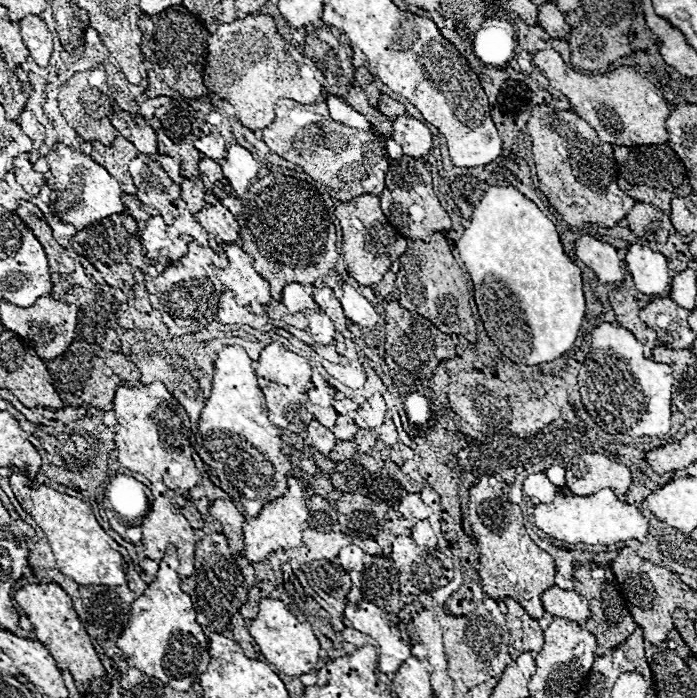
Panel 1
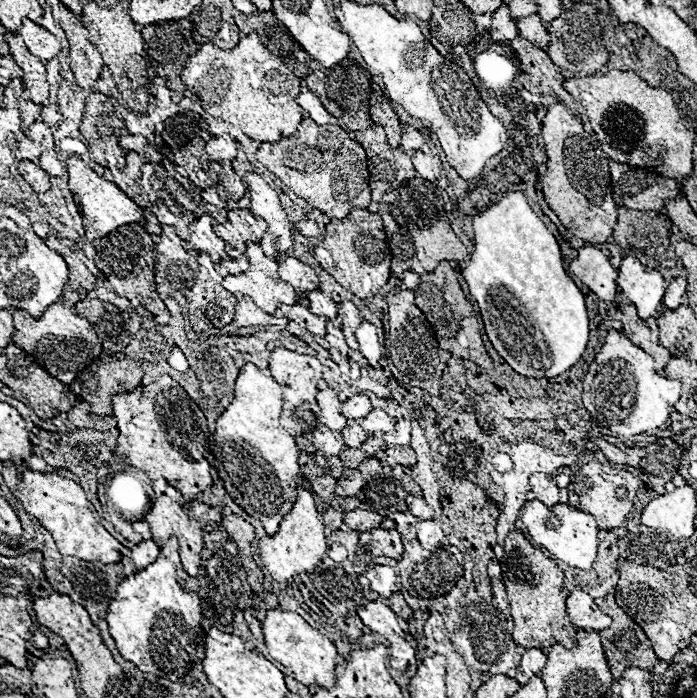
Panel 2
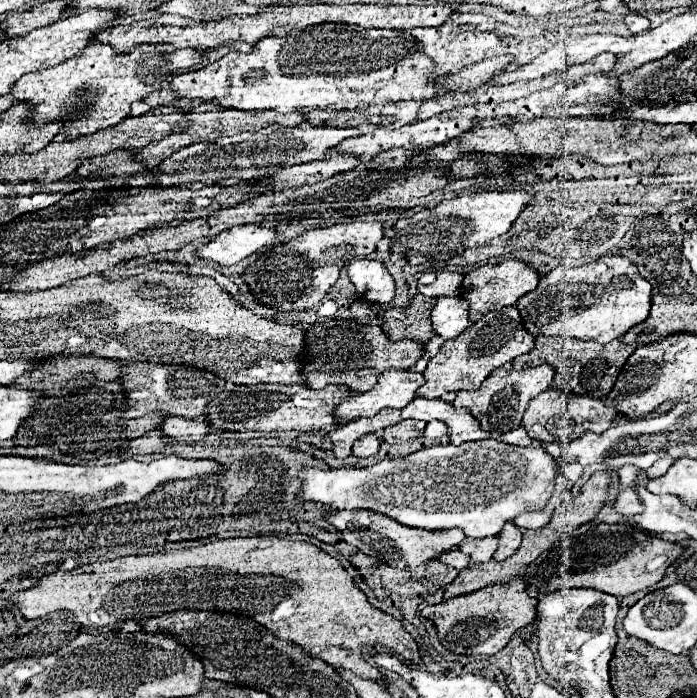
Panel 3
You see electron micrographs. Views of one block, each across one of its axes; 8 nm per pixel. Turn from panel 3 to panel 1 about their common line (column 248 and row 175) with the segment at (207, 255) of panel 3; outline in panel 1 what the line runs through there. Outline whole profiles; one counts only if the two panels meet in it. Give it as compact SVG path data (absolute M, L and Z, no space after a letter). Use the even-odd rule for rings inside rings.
M236 142L228 146L228 156L222 164L222 172L228 178L228 182L234 188L238 198L242 198L244 192L252 186L252 182L256 180L258 168L260 168L260 164L252 158L250 150L246 150L244 146L240 146Z

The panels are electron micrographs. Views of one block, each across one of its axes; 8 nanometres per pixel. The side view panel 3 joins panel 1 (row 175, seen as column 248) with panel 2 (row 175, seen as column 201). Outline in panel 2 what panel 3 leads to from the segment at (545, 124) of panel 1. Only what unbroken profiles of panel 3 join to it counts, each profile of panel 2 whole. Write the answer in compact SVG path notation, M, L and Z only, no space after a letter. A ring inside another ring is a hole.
M552 104L548 108L548 114L542 122L542 138L548 156L548 174L542 182L542 192L548 206L570 234L586 242L604 244L612 236L612 228L618 218L616 202L612 200L608 158L604 158L598 142L590 132L584 130L582 122L574 118L562 104Z

